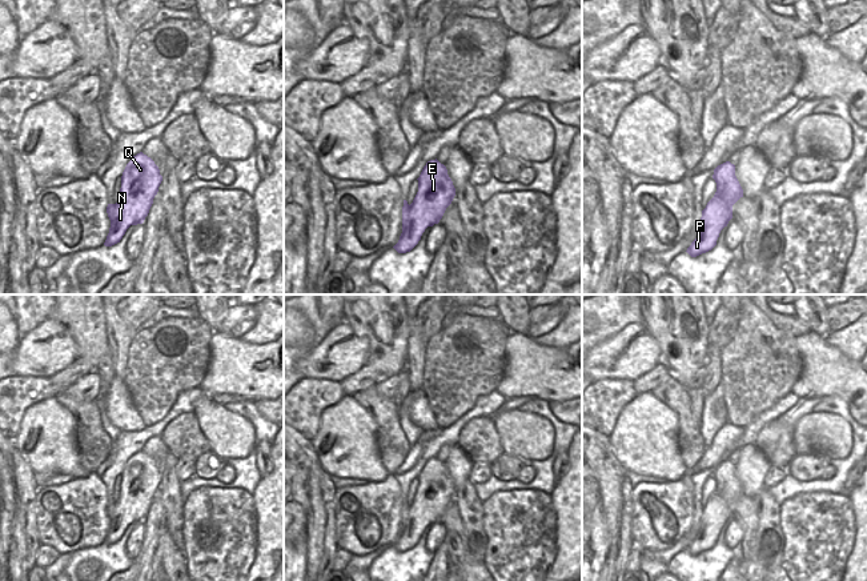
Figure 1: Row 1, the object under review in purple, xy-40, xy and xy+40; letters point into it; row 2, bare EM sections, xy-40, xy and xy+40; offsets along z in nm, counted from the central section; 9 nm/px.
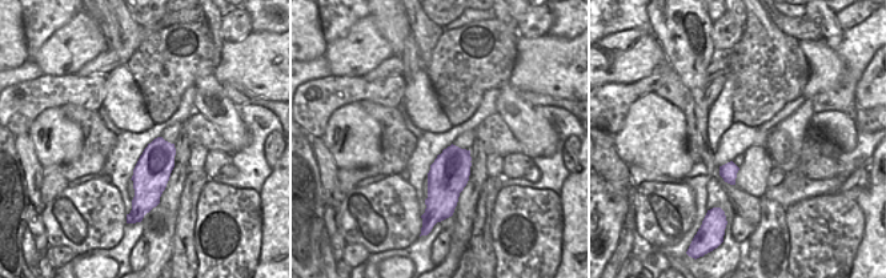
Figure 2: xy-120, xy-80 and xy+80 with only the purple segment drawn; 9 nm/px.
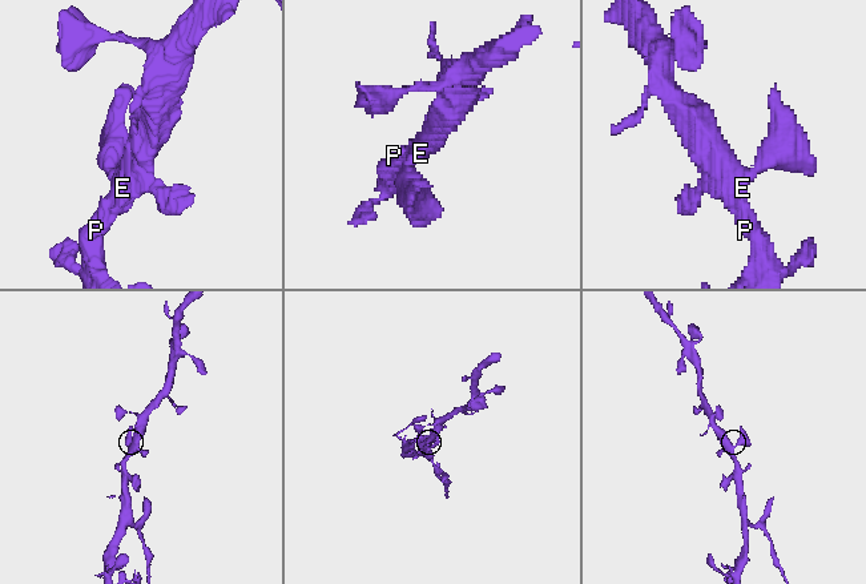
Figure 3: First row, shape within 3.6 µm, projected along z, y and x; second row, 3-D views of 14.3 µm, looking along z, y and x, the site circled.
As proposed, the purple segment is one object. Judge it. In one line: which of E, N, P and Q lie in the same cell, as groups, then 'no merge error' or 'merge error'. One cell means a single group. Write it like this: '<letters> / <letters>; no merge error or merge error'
E N P Q; no merge error

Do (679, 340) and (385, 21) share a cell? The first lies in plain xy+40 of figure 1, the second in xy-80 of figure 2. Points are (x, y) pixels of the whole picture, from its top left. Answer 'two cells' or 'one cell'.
one cell

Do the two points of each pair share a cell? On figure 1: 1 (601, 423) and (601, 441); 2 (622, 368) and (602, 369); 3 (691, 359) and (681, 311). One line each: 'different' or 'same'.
1: different
2: same
3: same

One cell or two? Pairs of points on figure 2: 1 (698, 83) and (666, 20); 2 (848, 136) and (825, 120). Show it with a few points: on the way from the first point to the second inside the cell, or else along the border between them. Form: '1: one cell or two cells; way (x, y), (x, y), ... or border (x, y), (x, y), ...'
1: one cell; way (690, 67), (688, 44), (682, 36)
2: one cell; way (842, 132), (837, 127), (830, 125)

